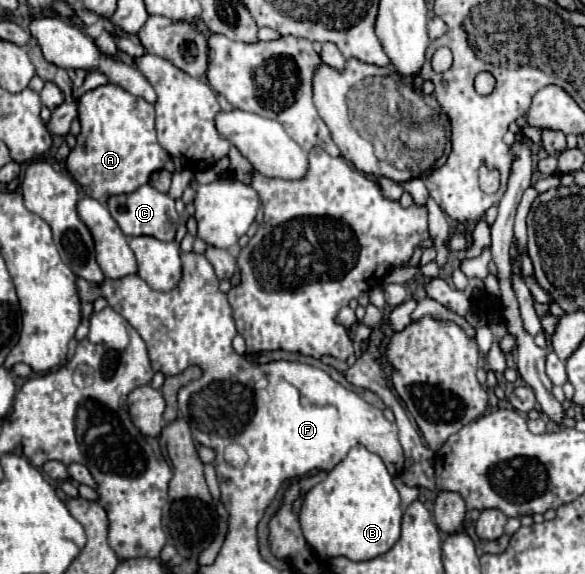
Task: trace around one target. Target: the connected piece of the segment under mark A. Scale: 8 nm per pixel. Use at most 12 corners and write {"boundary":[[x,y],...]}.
{"boundary":[[114,83],[78,99],[66,167],[102,205],[168,161],[154,105]]}

